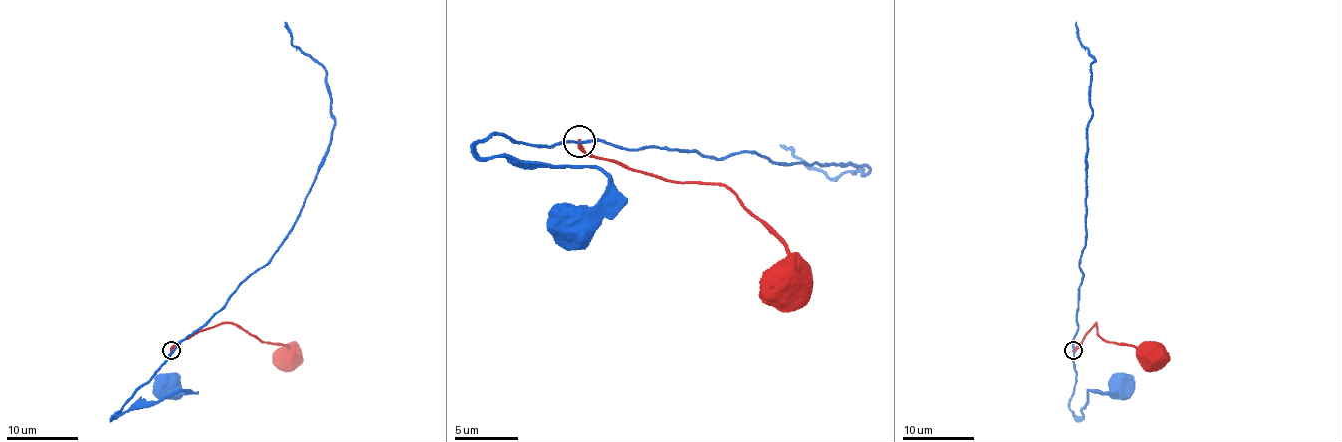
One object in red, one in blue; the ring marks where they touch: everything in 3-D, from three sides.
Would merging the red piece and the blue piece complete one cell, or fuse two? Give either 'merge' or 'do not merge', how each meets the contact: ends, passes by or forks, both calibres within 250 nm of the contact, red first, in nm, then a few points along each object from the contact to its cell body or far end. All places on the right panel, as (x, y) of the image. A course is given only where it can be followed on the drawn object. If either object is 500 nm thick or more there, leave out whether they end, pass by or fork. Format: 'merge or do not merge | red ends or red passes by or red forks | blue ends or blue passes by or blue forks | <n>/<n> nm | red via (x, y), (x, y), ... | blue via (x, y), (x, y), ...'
do not merge | red ends | blue passes by | 300/220 nm | red via (1073, 351), (1096, 322), (1096, 333), (1105, 340), (1159, 347), (1159, 355) | blue via (1073, 351), (1076, 383), (1069, 407), (1076, 416), (1087, 405), (1089, 390), (1107, 392), (1116, 380), (1119, 383)

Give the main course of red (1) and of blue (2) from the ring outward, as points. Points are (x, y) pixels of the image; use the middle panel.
1: (580, 140), (592, 156), (666, 182), (720, 182), (784, 245), (787, 293), (793, 293)
2: (580, 140), (532, 147), (494, 134), (474, 147), (481, 156), (599, 169), (608, 178), (608, 191), (576, 223)

